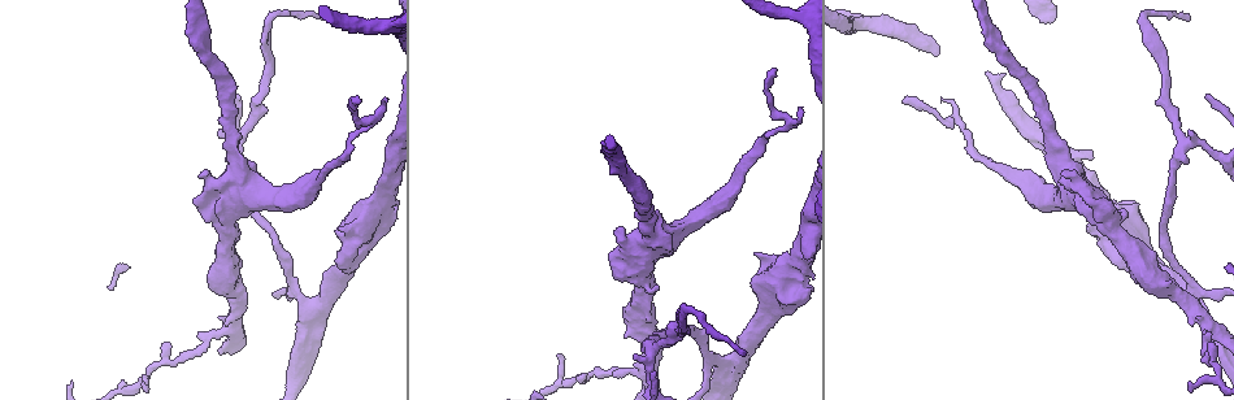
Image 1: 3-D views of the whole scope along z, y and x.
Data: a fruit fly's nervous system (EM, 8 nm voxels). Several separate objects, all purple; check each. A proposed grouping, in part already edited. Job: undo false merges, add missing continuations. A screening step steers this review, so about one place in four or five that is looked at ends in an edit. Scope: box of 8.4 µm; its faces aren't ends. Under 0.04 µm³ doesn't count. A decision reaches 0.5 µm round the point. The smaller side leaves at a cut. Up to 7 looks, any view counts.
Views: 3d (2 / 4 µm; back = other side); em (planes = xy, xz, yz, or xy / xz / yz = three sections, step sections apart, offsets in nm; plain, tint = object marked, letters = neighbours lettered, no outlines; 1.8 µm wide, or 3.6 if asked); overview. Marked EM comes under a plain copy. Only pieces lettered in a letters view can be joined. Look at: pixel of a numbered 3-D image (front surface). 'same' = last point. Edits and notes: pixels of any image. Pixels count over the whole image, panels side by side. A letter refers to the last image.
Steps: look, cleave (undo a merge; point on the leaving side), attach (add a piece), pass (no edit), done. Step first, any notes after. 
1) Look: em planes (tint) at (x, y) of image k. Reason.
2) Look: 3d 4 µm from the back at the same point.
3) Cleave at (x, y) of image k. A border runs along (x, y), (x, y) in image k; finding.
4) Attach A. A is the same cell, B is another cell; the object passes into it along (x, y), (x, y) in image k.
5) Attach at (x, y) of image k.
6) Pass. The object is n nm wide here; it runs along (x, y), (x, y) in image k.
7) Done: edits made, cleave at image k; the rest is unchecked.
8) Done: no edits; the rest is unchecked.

Look: em planes (letters) at (733, 357) of image 1. Four-way junction.

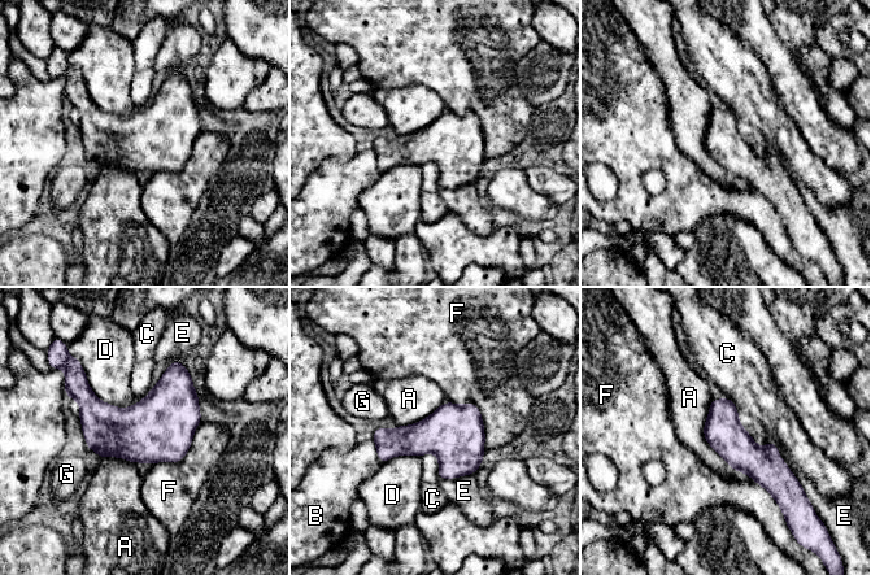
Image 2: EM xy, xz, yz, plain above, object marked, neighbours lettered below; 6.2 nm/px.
Pass. The longest contact is with C, 650 nm; A, B, C, D, E, F and G are other cells; a border runs along (727, 396), (795, 475) in image 2; one neuron here.

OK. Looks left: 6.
Look: 3d 2 µm from the back at (234, 320) of image 1. Three-way junction.

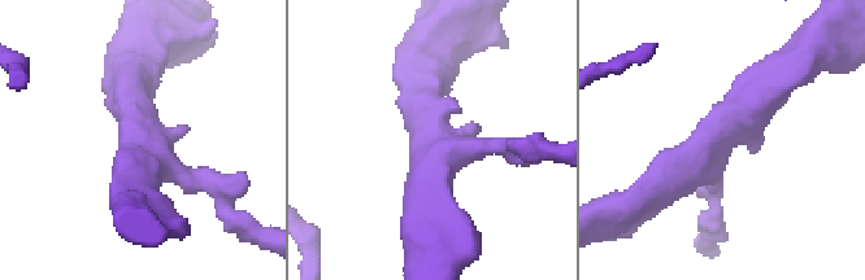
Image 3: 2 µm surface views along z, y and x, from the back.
Look: em xz step 16 (tint) at (437, 151) of image 3. 3 arms meet here; the arms are 170, 220, 320 nm wide.

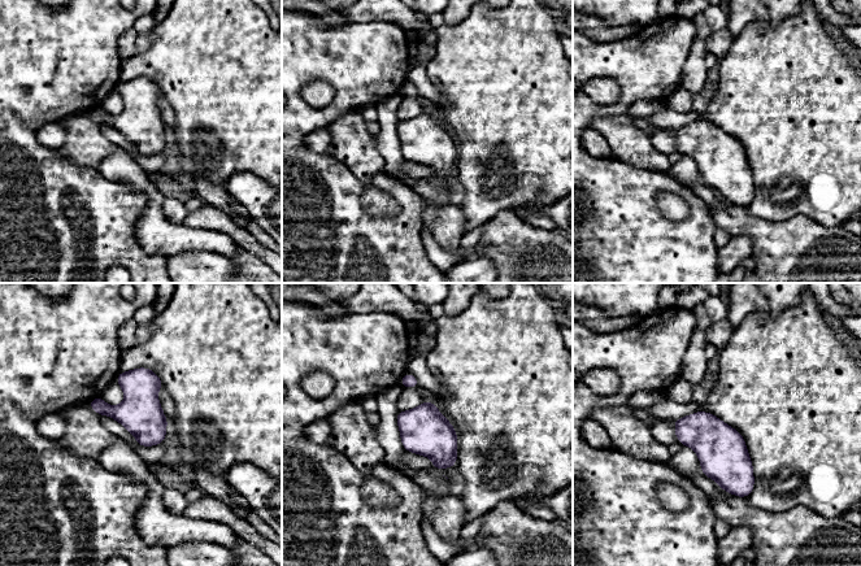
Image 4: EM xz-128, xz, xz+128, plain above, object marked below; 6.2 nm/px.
Look: em planes (letters) at the same point. Another direction.

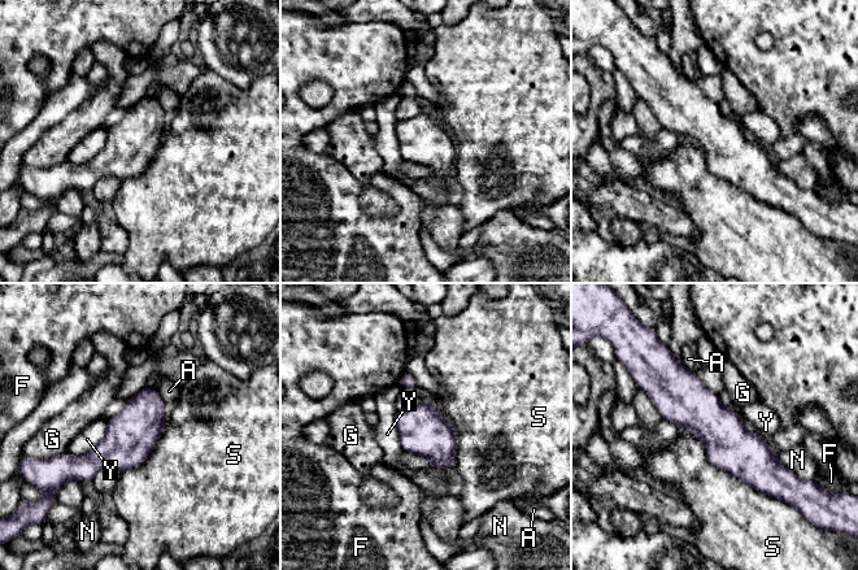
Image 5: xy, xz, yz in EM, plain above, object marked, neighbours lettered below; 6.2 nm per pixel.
Pass. The object is 300 nm wide here; A, F, G, N, S and Y are other cells; it runs along (650, 388), (780, 473) in image 5; all the same neuron.

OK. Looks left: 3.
Look: em 3.6 µm planes (letters) at (1069, 179) of image 1. Four arms meet.

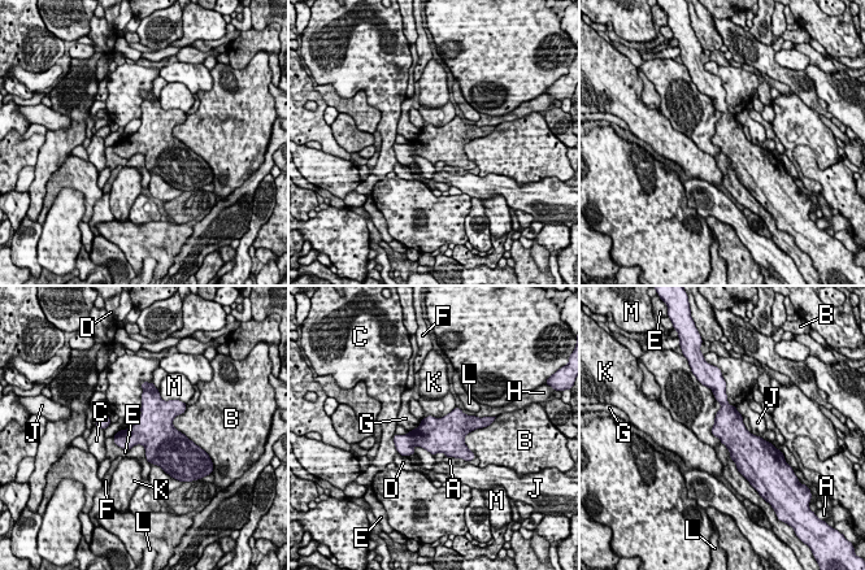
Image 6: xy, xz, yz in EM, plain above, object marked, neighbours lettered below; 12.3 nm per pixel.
Pass. The object is 380 nm wide here; A, B, C, D, E, F, G, H, J, K, L and M are other cells; a border runs along (421, 420), (409, 431) in image 6; one neuron here.

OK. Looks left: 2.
Done: no edits; the rest is unchecked.

